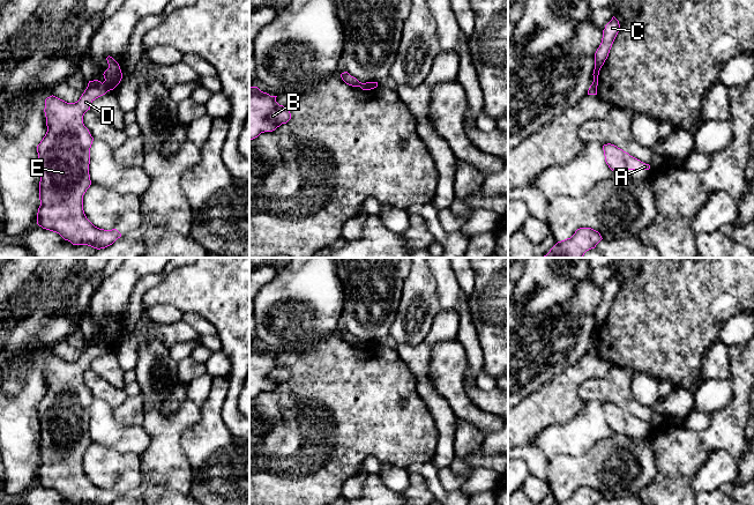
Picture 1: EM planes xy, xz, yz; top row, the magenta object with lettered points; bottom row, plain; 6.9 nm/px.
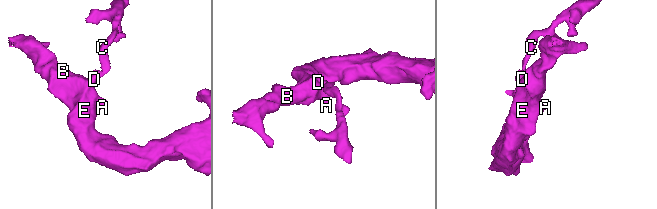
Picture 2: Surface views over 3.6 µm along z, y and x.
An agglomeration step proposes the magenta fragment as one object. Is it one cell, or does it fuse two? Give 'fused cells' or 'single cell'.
fused cells

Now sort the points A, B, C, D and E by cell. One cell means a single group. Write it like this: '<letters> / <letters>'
A B D E / C

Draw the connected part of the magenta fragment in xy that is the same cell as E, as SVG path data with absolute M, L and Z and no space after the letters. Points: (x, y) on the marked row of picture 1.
M89 81L87 89L75 103L67 103L55 96L45 99L45 117L47 132L37 146L40 181L40 206L37 213L37 224L43 229L59 233L73 245L88 245L100 250L112 245L121 233L117 229L104 230L95 226L83 210L83 195L91 185L89 174L90 148L94 141L89 129L83 124L84 113L91 103L111 89L100 81Z

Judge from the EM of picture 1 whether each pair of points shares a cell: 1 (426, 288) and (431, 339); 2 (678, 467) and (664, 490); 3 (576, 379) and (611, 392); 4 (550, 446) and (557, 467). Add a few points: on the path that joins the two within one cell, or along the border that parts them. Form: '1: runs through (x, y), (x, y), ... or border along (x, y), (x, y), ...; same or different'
1: border along (441, 309), (428, 334), (419, 343), (405, 343); different
2: runs through (674, 473), (673, 481), (670, 484); same
3: border along (609, 369), (580, 387), (581, 401); different
4: border along (580, 454), (557, 454), (550, 460); different

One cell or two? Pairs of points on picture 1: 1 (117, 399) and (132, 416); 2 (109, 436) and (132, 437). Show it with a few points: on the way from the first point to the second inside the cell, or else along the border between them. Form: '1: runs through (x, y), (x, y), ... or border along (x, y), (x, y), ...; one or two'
1: border along (128, 399), (113, 409); two
2: runs through (114, 436), (121, 435), (126, 437); one

